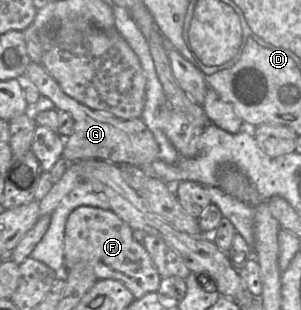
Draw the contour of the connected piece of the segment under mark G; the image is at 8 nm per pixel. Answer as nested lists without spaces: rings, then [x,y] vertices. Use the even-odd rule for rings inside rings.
[[[31,61],[27,66],[23,82],[33,86],[40,95],[49,98],[60,112],[69,113],[73,120],[73,131],[65,139],[63,157],[68,163],[75,163],[84,159],[101,159],[119,164],[131,164],[140,167],[158,159],[159,146],[152,132],[141,118],[121,119],[106,111],[97,111],[68,96],[40,64]]]

